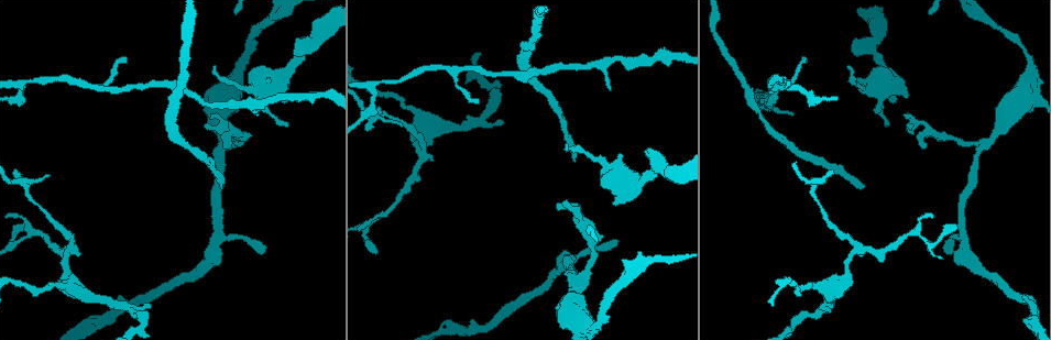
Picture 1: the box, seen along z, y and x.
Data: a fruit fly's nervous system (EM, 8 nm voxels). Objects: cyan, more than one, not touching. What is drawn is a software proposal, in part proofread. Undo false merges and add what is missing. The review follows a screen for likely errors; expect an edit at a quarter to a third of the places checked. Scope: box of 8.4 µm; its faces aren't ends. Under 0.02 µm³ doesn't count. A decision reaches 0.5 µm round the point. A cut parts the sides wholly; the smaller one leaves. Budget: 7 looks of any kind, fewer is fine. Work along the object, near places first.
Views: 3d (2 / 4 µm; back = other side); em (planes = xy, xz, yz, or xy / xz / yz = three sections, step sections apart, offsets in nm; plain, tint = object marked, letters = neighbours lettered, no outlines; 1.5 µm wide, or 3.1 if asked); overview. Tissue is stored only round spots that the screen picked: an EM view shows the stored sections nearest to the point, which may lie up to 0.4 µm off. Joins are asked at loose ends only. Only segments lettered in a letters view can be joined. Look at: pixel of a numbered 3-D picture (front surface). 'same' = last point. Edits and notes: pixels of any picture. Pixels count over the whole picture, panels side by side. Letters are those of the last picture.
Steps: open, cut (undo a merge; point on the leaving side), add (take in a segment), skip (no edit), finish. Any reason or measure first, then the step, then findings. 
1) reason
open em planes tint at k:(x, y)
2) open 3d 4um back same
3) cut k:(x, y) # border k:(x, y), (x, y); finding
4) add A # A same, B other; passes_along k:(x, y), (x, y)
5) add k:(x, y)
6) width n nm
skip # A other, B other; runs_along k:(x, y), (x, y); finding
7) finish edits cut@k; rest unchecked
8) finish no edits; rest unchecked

tapers out
open em yz step 4 plain at 1:(885, 125)

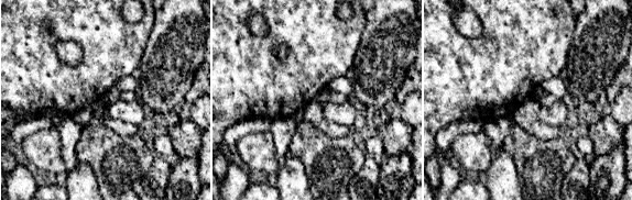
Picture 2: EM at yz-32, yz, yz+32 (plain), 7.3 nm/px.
open em yz step 4 letters same

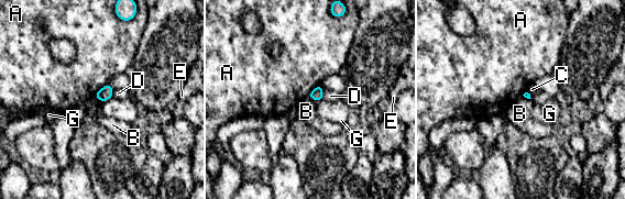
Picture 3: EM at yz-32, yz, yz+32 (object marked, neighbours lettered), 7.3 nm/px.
skip # A other, B other, C other, D other, E other, G other; border 3:(112, 97), (100, 101); no lettered segment goes on from it

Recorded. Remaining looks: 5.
free end
open 3d 2um at 1:(377, 253)

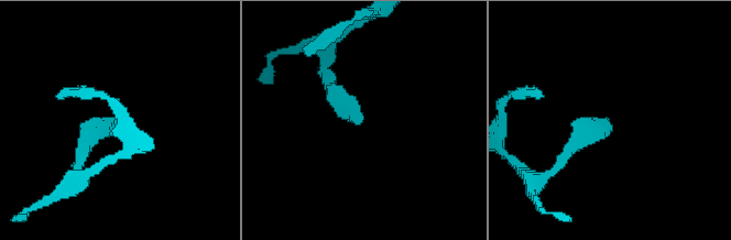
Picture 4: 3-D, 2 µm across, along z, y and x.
shape alone is not enough
open em planes plain at 4:(110, 128)

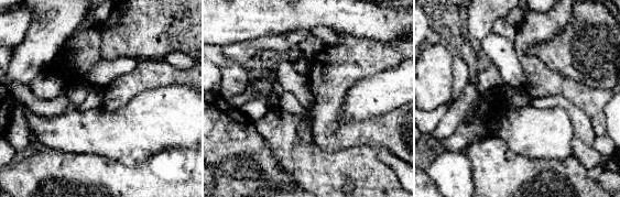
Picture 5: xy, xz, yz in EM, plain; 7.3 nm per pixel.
open em planes letters same

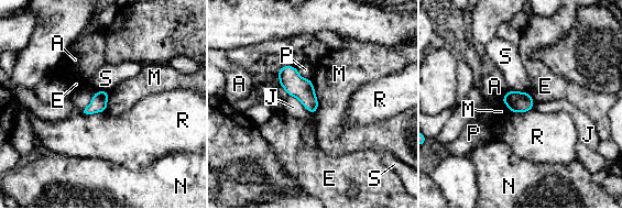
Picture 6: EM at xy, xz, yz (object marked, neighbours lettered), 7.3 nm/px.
skip # A other, E other, J other, M other, N other, P other, R other, S other; border 6:(310, 78), (317, 100), (314, 113); none of them fits

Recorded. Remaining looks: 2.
free end
open em yz step 8 letters at 1:(221, 184)

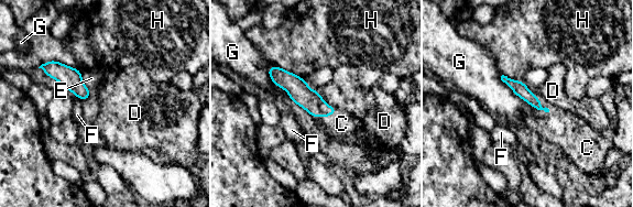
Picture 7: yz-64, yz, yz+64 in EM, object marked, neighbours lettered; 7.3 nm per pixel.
longest_contact G 420 nm
add C # C same, D other, E other, F other, G other, H other; passes_along 7:(520, 88), (541, 104), (564, 129); the neuron continues

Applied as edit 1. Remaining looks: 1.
finish edits add@7; rest unchecked

